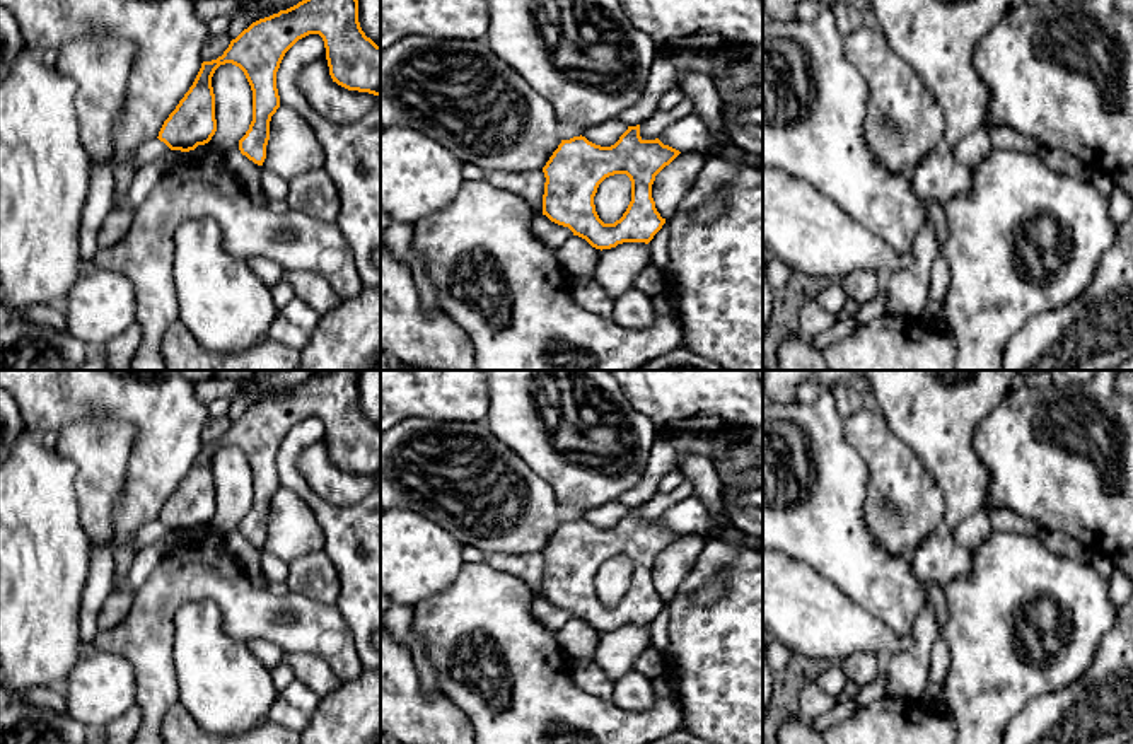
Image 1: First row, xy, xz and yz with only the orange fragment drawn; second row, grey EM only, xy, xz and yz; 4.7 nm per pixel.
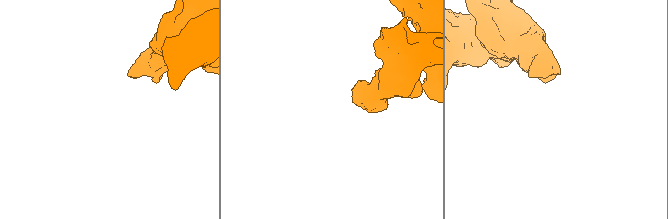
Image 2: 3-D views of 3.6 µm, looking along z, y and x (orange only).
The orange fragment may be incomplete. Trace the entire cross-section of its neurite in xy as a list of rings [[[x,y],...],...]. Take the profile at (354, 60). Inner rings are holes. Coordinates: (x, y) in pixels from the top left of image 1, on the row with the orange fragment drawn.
[[[302,0],[253,22],[222,56],[203,61],[157,138],[181,152],[208,143],[217,131],[212,77],[220,65],[232,63],[244,72],[253,90],[253,121],[239,140],[239,150],[263,166],[270,121],[280,108],[276,72],[285,53],[309,34],[322,38],[333,82],[348,90],[381,96],[381,46],[360,27],[358,0]]]

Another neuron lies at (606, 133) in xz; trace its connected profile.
[[[614,118],[584,130],[582,137],[585,137],[589,142],[596,145],[611,147],[619,140],[619,137],[626,130],[628,130],[628,125]]]

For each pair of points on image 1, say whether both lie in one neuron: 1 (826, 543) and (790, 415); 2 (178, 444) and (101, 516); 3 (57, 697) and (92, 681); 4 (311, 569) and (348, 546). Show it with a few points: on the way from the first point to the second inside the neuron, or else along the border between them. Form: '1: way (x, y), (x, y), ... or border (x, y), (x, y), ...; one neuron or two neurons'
1: way (826, 511), (826, 451), (823, 447); one neuron
2: border (127, 468), (113, 505), (110, 543); two neurons
3: border (62, 690), (69, 714); two neurons
4: border (321, 550), (336, 572), (338, 598); two neurons

